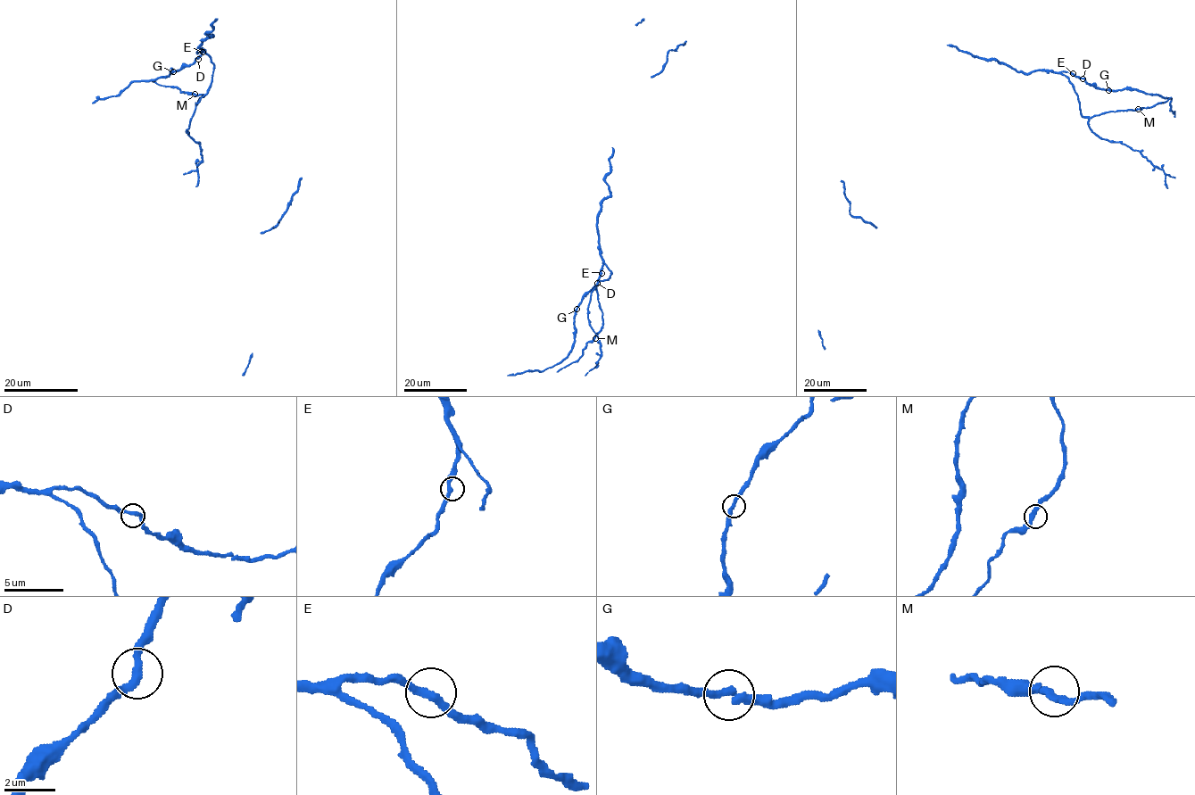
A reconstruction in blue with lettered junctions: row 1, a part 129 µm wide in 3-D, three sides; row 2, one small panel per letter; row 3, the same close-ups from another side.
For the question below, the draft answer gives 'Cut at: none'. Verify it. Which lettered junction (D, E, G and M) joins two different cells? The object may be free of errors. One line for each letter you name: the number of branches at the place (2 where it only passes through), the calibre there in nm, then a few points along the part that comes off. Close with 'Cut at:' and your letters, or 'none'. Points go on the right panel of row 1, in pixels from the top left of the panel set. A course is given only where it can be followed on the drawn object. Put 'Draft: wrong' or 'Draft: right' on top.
Draft: right
Cut at: none

